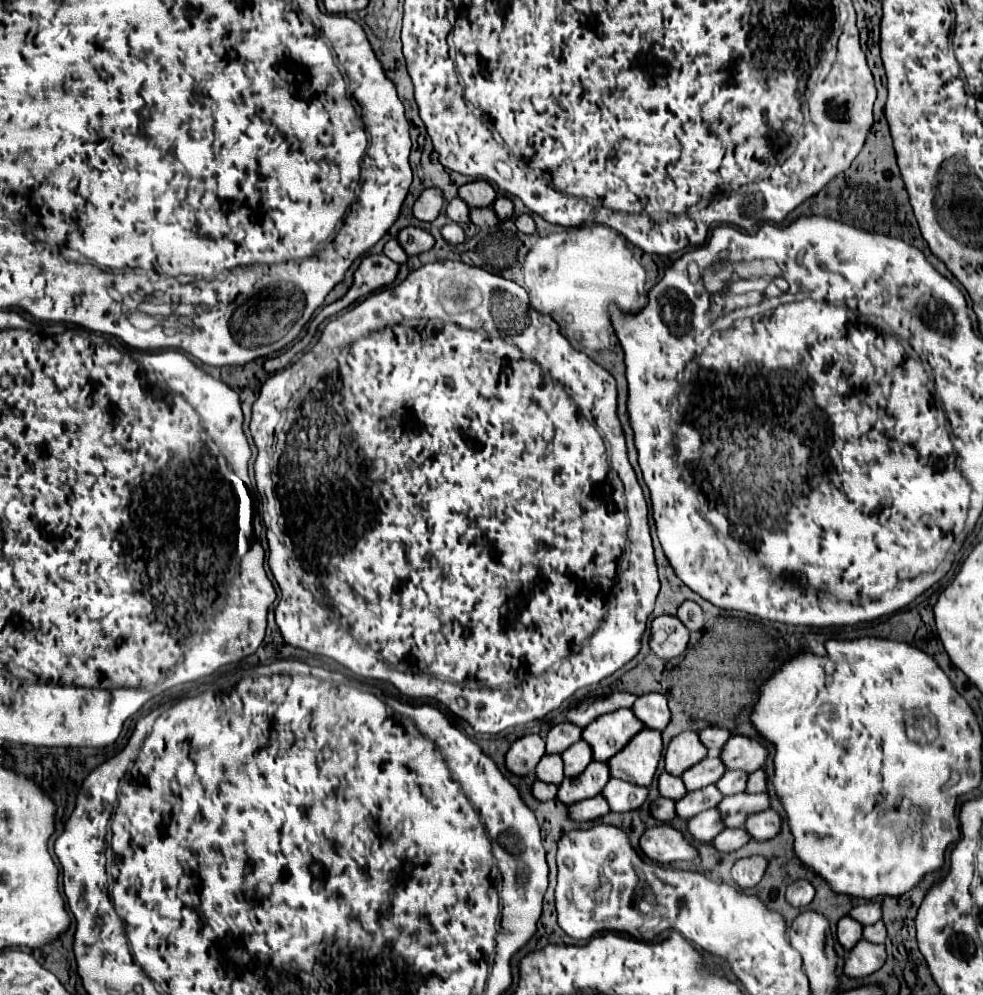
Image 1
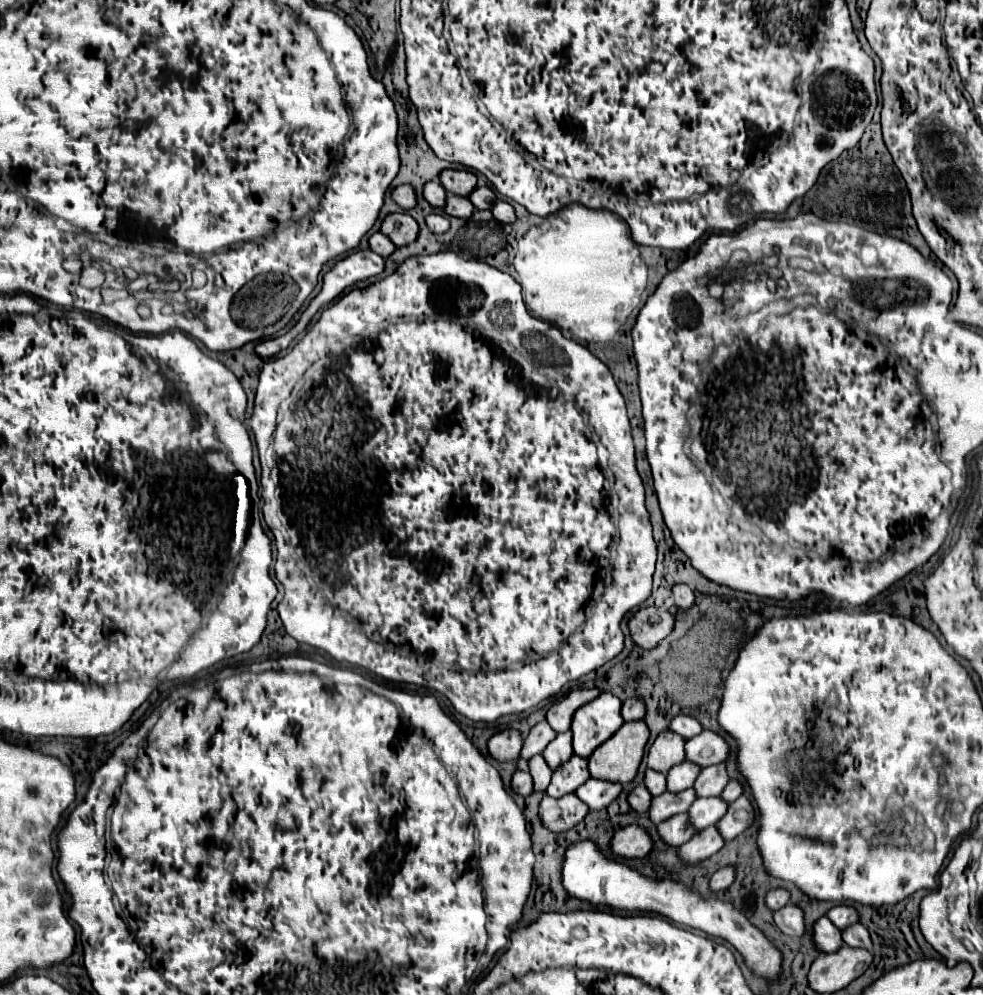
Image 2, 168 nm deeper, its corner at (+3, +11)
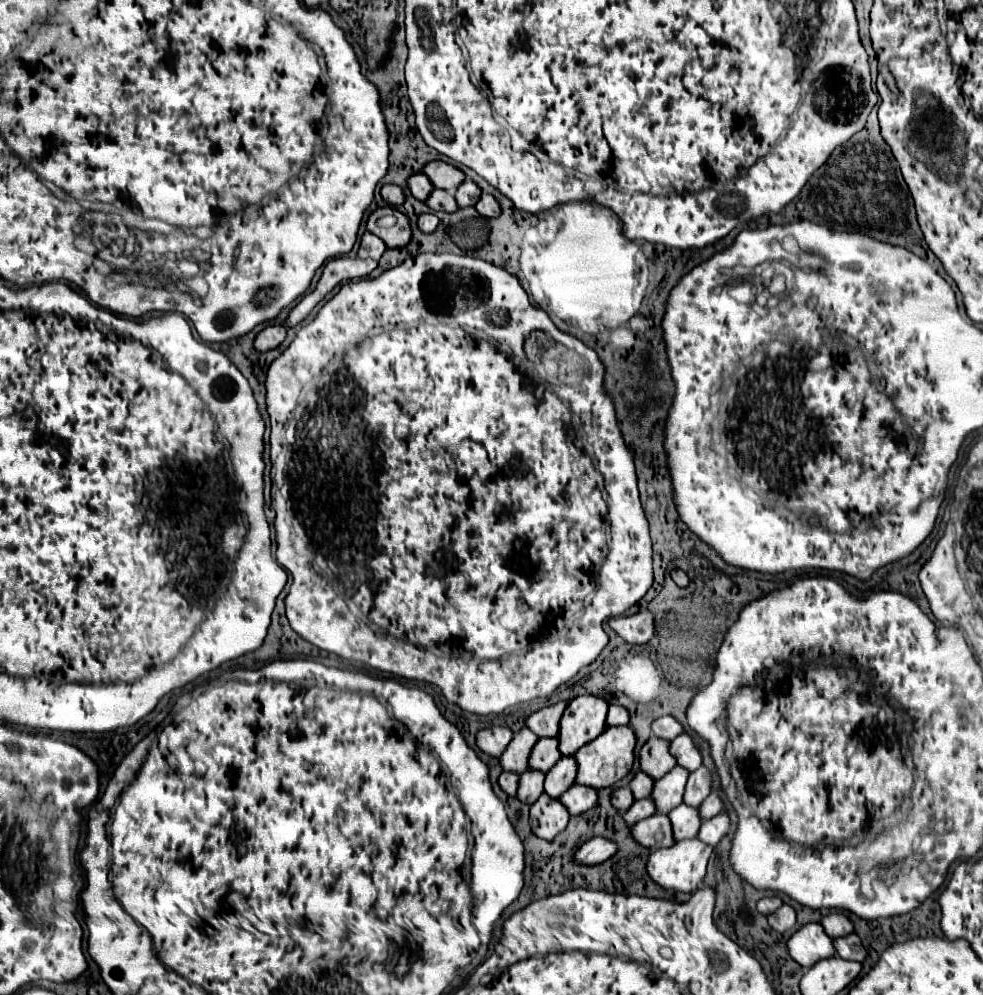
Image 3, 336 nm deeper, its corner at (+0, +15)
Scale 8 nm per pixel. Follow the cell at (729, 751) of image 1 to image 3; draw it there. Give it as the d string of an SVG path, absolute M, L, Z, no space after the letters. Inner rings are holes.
M681 734L675 740L671 740L669 752L671 752L671 756L675 756L677 764L689 772L697 770L701 764L701 752L697 750L697 746L693 744L689 734Z

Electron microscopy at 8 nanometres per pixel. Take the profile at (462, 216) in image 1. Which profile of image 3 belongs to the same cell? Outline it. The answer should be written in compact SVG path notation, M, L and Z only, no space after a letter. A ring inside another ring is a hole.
M417 172L417 174L409 176L407 186L409 186L411 194L413 194L417 200L425 200L425 198L429 196L429 192L433 190L433 184L429 182L429 178L427 178L423 172Z

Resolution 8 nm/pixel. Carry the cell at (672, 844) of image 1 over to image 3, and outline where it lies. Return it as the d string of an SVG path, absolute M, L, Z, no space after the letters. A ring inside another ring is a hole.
M591 838L579 846L579 850L575 852L575 862L583 864L583 866L593 866L593 864L605 862L615 852L617 852L617 846L611 840Z

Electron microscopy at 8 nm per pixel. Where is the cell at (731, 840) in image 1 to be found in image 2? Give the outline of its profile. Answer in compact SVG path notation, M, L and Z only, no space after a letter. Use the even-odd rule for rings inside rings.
M710 826L710 828L704 828L702 832L698 832L690 842L682 844L680 854L682 854L682 860L686 860L688 864L694 864L694 862L706 860L712 854L720 852L724 844L726 842L722 840L722 836L718 836L718 828Z

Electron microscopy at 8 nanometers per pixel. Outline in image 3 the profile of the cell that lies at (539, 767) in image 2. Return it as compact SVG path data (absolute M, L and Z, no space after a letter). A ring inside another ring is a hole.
M527 770L519 776L519 788L517 788L517 798L525 800L525 804L533 804L541 794L543 794L543 780L545 774Z

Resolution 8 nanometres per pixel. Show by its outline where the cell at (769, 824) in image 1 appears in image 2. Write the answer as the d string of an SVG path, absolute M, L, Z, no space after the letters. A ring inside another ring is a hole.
M746 796L734 800L726 812L726 816L718 822L718 830L724 840L734 840L754 822L754 806Z

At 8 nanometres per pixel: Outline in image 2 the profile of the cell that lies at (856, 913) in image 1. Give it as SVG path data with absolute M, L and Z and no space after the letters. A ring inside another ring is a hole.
M838 904L838 906L830 908L826 916L828 916L840 930L844 930L846 926L858 922L858 910L856 910L854 906L846 906L846 904Z

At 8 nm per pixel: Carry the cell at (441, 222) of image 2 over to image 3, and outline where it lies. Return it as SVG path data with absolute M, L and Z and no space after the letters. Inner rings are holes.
M421 214L419 218L417 218L417 226L419 226L419 230L421 232L433 232L435 228L437 228L437 216L435 214Z

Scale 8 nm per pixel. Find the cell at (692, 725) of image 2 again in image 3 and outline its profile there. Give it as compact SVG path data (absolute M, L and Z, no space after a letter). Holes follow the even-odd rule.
M661 716L661 718L653 720L651 730L653 730L653 736L657 736L657 738L673 740L675 736L679 736L683 732L683 726L673 716Z

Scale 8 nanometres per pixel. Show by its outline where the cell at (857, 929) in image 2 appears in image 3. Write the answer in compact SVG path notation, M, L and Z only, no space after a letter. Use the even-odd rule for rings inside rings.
M857 934L837 938L837 940L833 940L833 946L835 946L835 956L839 956L843 960L853 960L853 962L865 960L865 948L861 946L861 940Z

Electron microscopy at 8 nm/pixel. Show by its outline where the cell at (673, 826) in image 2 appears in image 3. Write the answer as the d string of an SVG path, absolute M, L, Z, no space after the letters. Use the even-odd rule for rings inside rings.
M653 814L631 826L631 836L645 848L665 848L673 844L671 822L663 814Z

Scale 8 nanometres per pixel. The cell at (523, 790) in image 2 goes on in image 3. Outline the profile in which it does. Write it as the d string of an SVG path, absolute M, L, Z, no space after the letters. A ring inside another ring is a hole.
M501 772L501 776L497 778L497 784L501 786L501 790L507 796L515 796L517 782L519 782L519 774L515 774L515 772Z

